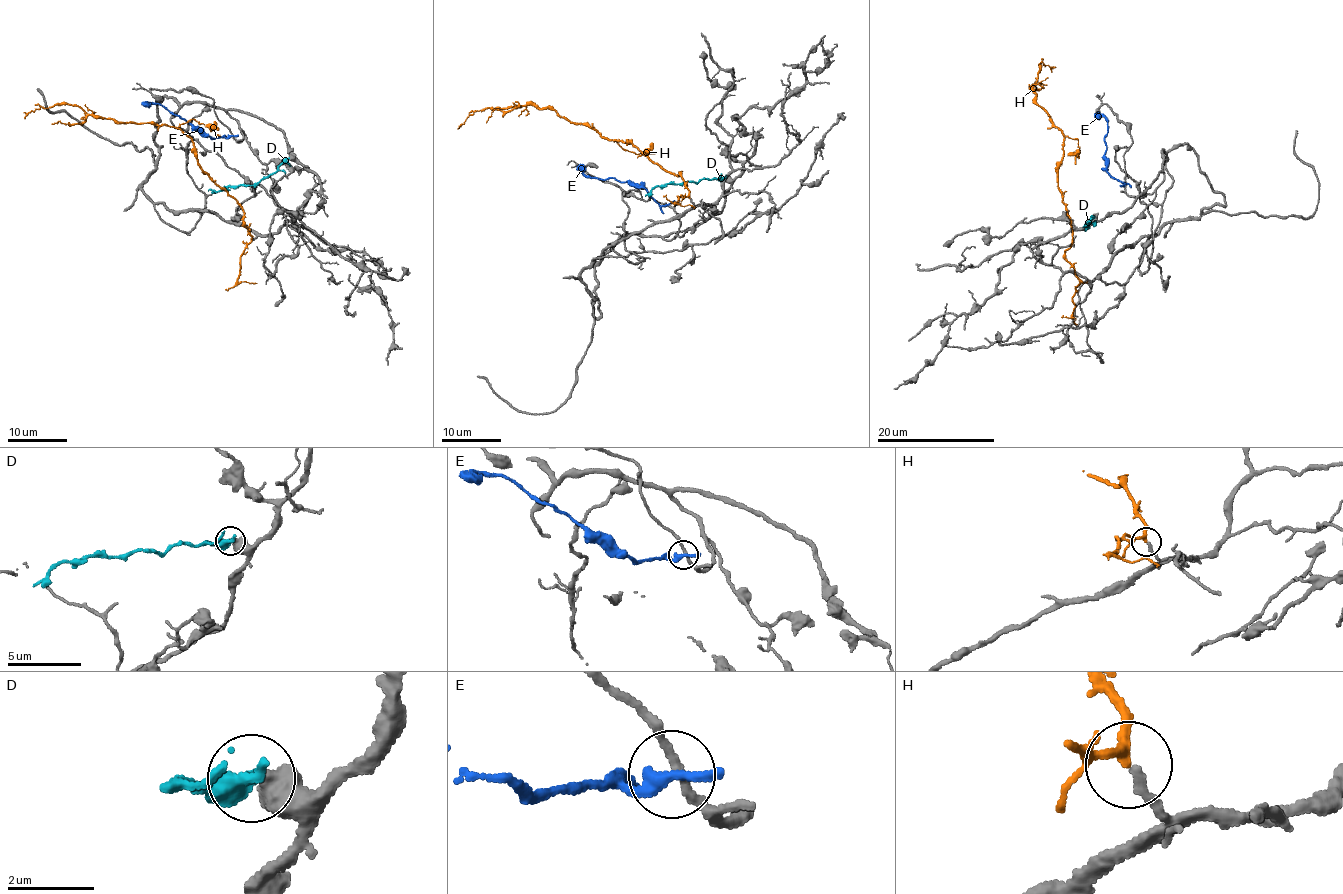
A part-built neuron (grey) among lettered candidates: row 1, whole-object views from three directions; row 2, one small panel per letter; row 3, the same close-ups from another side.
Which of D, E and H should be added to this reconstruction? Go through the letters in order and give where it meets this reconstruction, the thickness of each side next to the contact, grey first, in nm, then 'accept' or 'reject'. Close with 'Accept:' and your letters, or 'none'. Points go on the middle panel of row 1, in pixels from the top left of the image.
D: contact (724, 177); calibres 650 and 360 nm; reject
E: contact (668, 205); calibres 200 and 240 nm; reject
H: contact (689, 198); calibres 220 and 200 nm; accept
Accept: H

